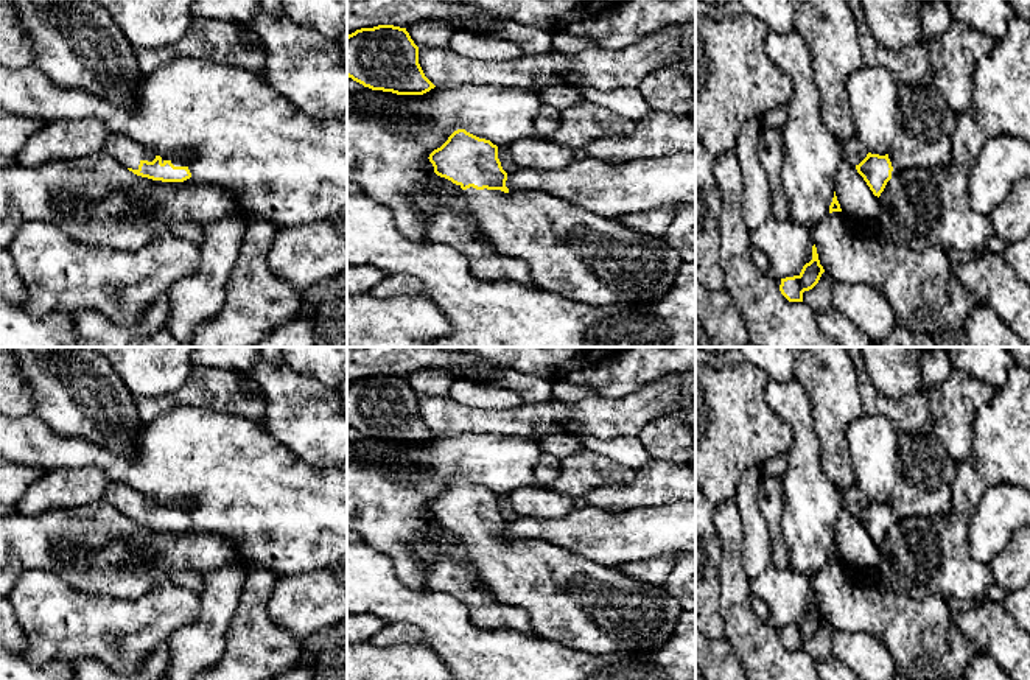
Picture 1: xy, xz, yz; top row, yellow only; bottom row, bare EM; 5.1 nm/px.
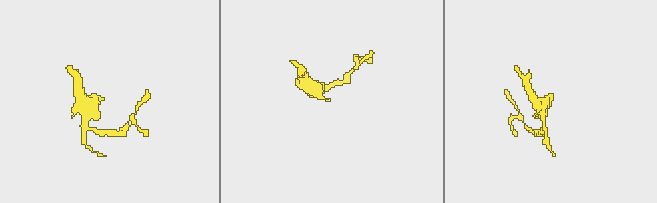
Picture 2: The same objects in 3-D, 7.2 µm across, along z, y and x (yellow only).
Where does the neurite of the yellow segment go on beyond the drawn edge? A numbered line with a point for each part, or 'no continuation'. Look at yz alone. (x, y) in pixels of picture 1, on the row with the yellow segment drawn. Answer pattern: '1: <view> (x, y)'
1: yz (926, 123)

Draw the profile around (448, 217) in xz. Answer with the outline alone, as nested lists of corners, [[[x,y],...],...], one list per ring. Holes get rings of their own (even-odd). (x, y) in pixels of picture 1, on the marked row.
[[[433,174],[423,181],[429,188],[429,196],[417,196],[415,207],[426,221],[428,238],[434,243],[445,243],[459,249],[468,257],[470,271],[479,280],[510,280],[529,286],[535,286],[531,279],[529,266],[517,257],[509,257],[495,249],[495,246],[481,232],[476,218],[471,213],[467,198],[459,193],[459,188],[451,181]]]

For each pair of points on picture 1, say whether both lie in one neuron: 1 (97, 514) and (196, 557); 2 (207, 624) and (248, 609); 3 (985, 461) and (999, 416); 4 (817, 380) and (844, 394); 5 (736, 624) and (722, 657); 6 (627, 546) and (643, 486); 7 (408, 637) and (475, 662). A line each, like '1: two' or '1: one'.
1: one
2: two
3: one
4: one
5: two
6: two
7: two

